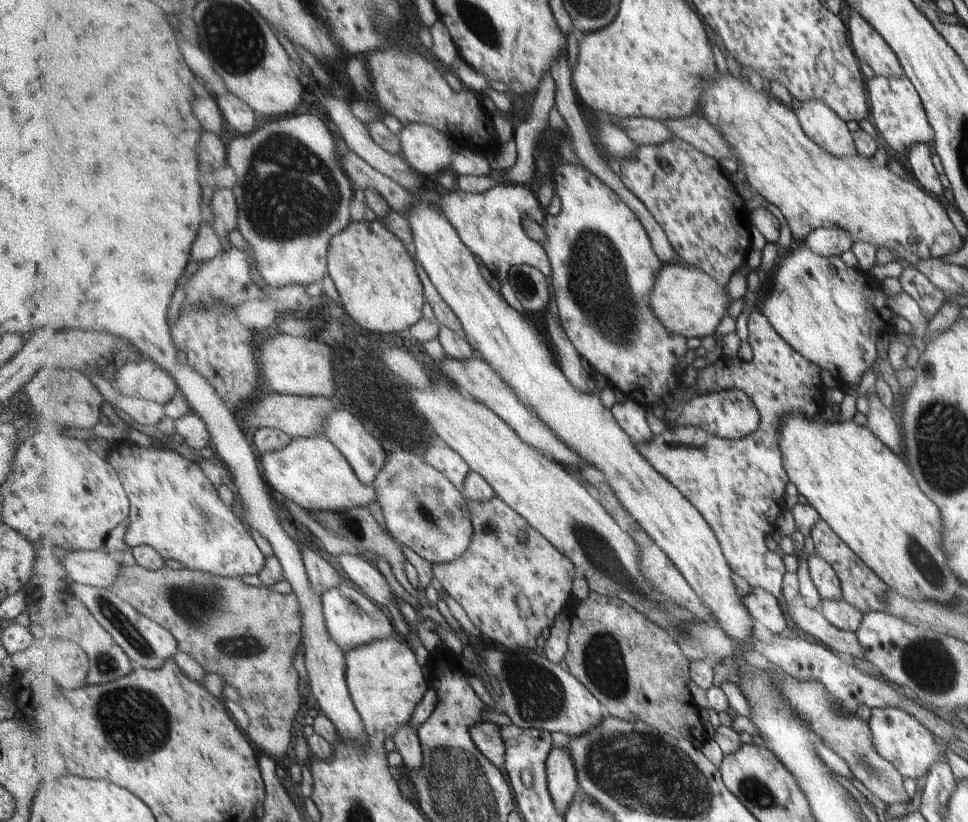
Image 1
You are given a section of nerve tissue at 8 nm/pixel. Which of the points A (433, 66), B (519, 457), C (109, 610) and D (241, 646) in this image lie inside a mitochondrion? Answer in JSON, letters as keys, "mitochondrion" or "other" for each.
{"A":"other","B":"other","C":"mitochondrion","D":"mitochondrion"}

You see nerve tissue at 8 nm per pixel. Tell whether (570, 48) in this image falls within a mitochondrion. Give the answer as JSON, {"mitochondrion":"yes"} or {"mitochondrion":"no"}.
{"mitochondrion":"no"}

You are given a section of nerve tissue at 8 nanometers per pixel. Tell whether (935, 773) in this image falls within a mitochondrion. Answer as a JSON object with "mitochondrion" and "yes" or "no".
{"mitochondrion":"no"}

